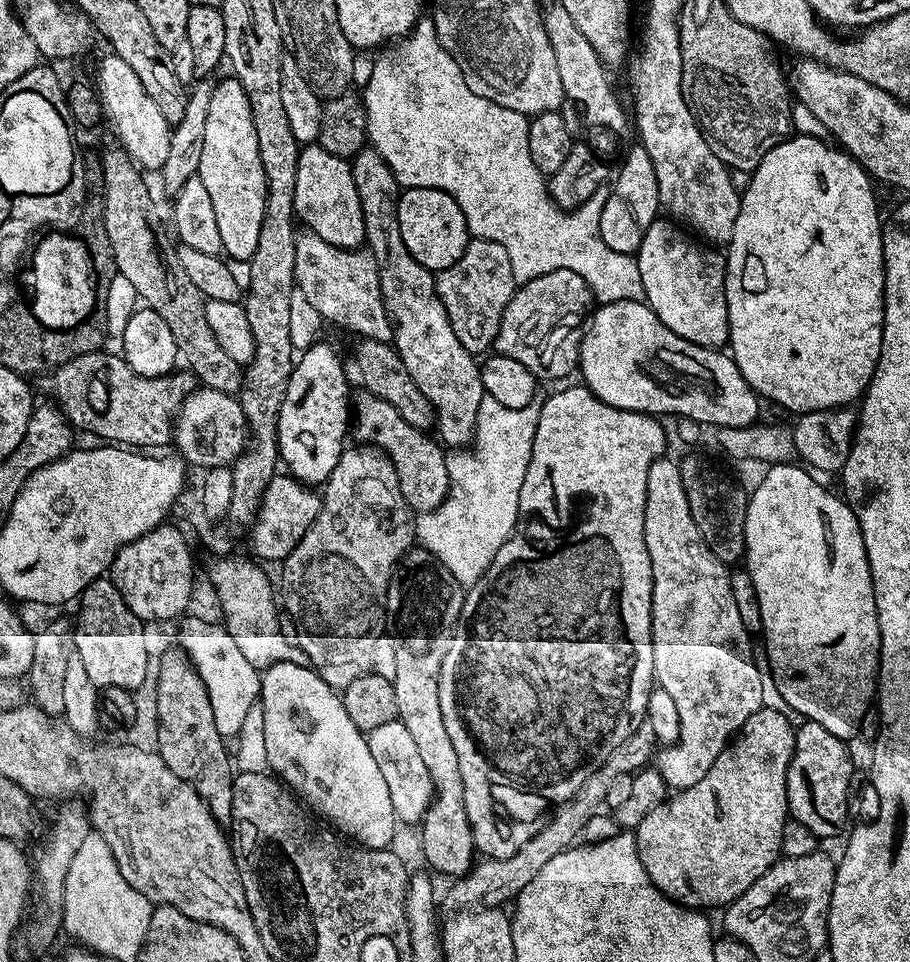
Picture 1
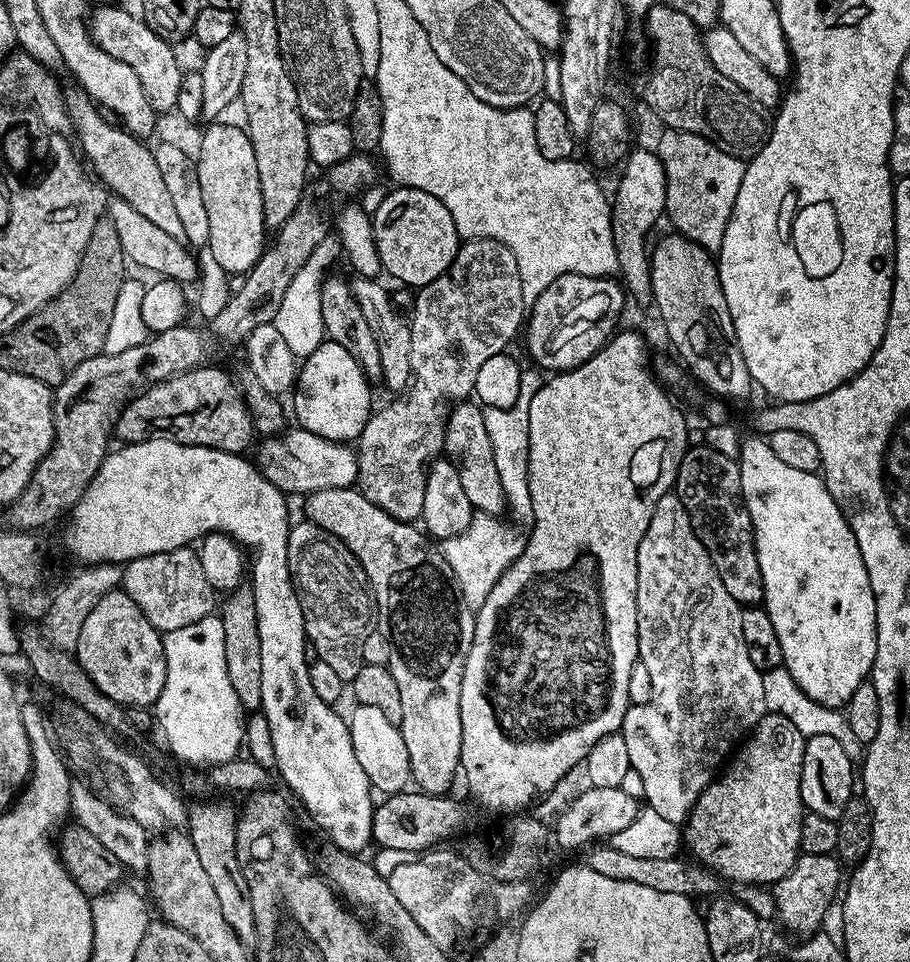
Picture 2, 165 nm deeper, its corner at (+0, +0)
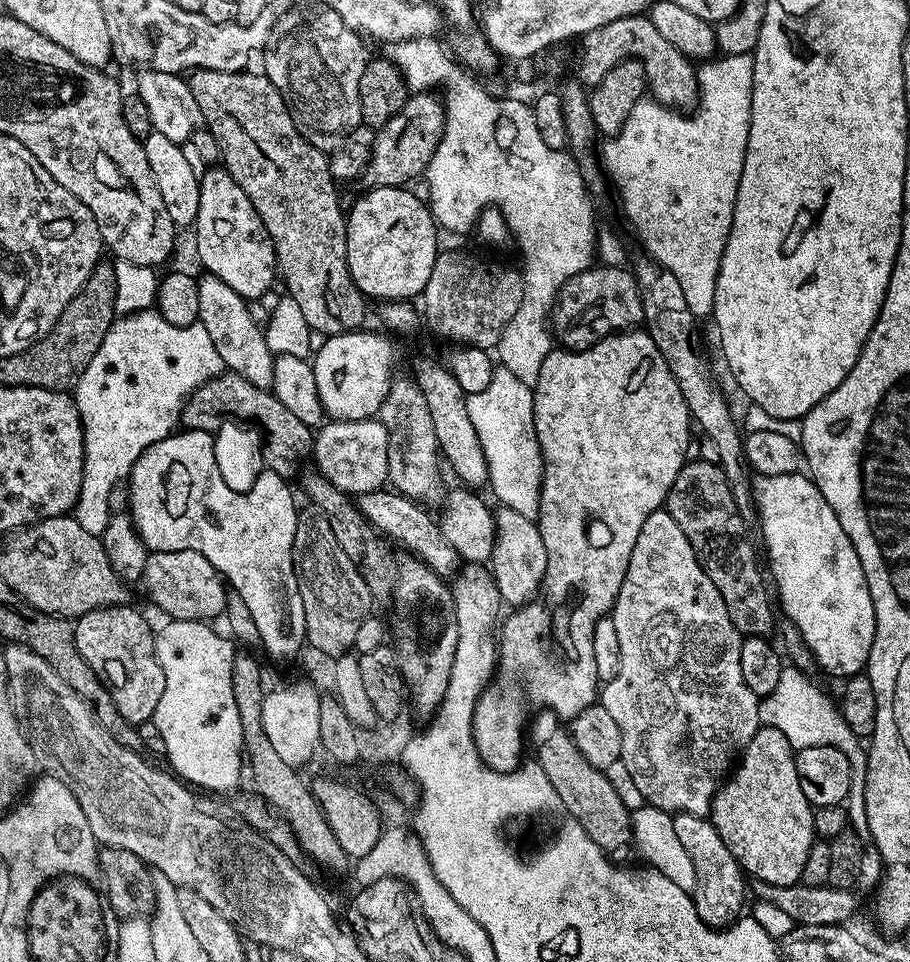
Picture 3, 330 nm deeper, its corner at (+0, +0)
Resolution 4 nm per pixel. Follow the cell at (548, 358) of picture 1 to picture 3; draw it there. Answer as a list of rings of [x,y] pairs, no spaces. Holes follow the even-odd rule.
[[[590,266],[582,275],[565,284],[552,306],[550,328],[565,349],[589,348],[613,333],[632,330],[643,321],[636,277],[624,266]]]

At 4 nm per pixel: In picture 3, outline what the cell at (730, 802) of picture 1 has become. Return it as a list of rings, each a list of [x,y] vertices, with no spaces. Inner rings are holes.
[[[761,726],[740,753],[730,775],[716,789],[710,819],[718,834],[722,834],[722,842],[726,842],[730,854],[734,854],[749,877],[784,887],[801,883],[800,875],[814,843],[813,811],[806,794],[802,794],[802,782],[798,782],[796,769],[796,752],[786,740],[786,735],[781,730]]]

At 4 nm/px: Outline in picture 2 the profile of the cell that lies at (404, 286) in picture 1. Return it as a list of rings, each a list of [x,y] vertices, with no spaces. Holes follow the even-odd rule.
[[[460,402],[447,413],[444,422],[444,452],[458,470],[458,478],[470,498],[473,509],[485,516],[499,517],[506,508],[506,497],[502,490],[502,478],[498,478],[498,466],[494,462],[492,434],[484,421],[484,412],[476,402]]]

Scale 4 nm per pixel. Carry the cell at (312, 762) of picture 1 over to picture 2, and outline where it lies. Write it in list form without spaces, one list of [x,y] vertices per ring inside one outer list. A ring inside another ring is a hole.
[[[153,436],[150,440],[138,440],[135,442],[125,443],[124,448],[120,448],[117,452],[109,451],[97,472],[93,475],[93,480],[89,482],[88,488],[82,494],[81,500],[71,508],[70,515],[67,517],[68,525],[64,528],[64,548],[76,560],[81,560],[81,565],[89,564],[119,564],[121,566],[128,563],[134,558],[146,558],[150,554],[162,554],[170,550],[178,550],[179,548],[189,547],[193,542],[198,542],[206,534],[211,532],[224,532],[231,536],[241,549],[249,550],[252,548],[252,556],[250,552],[250,587],[254,594],[254,606],[258,610],[258,639],[262,642],[262,702],[260,708],[264,721],[268,723],[270,730],[270,738],[274,746],[274,758],[276,759],[274,768],[280,771],[280,776],[284,779],[284,784],[304,803],[306,811],[312,815],[312,820],[318,827],[324,828],[324,832],[329,841],[337,844],[343,852],[353,854],[363,853],[367,844],[373,843],[372,838],[372,813],[374,811],[373,793],[370,791],[370,785],[366,778],[366,770],[362,770],[358,758],[354,758],[354,746],[350,738],[350,730],[348,729],[348,721],[343,715],[339,716],[335,712],[336,708],[331,704],[327,704],[322,698],[318,698],[308,673],[310,656],[306,651],[306,637],[304,635],[304,615],[302,614],[302,606],[300,599],[296,597],[296,585],[292,582],[290,574],[290,566],[288,565],[288,529],[290,527],[290,519],[288,520],[288,504],[285,493],[279,492],[271,484],[267,478],[260,473],[259,467],[251,459],[243,460],[243,455],[235,452],[223,452],[217,448],[207,448],[206,446],[194,446],[193,444],[183,444],[177,440],[166,436]]]

